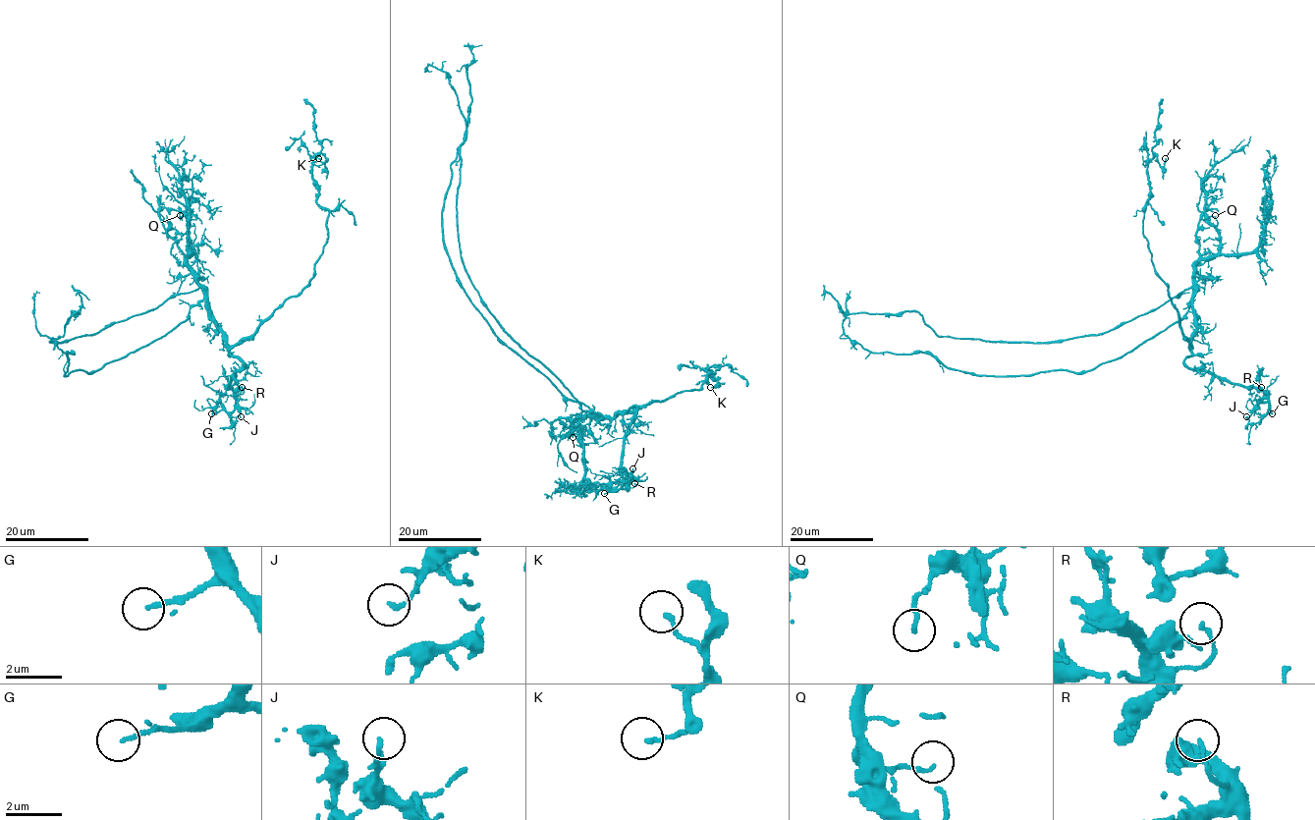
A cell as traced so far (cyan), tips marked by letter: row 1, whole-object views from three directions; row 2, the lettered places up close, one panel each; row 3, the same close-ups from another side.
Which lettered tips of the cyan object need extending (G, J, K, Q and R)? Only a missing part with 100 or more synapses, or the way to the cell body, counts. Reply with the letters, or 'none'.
G

